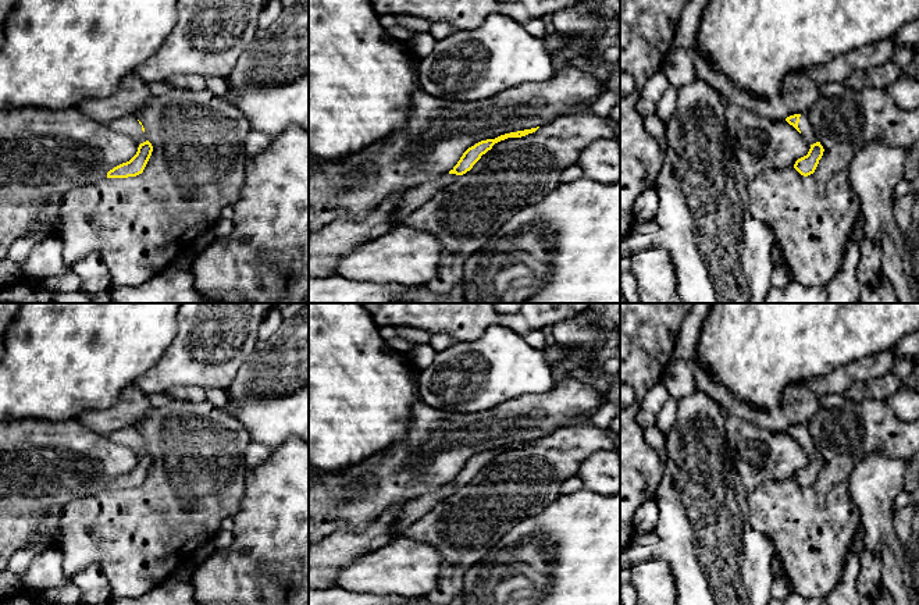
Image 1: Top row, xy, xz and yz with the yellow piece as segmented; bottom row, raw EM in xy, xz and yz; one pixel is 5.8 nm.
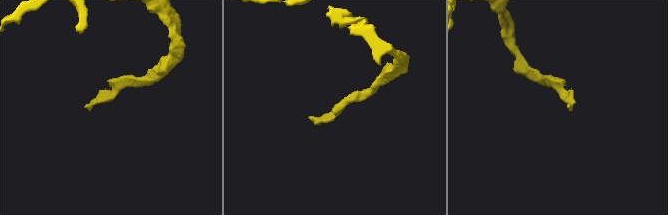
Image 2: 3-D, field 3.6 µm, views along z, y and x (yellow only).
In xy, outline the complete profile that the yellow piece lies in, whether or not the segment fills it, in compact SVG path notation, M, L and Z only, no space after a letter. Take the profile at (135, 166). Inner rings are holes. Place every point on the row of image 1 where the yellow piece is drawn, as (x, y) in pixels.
M129 114L110 122L108 128L114 132L131 136L139 147L129 161L110 170L107 178L128 178L142 174L153 152L153 146L146 138L142 122L135 114Z

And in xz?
M539 127L505 134L495 139L481 140L474 146L469 147L463 153L457 164L449 172L442 174L403 193L402 202L396 206L395 210L395 216L392 220L393 227L403 225L403 223L406 221L407 216L412 211L414 211L416 209L431 200L437 192L453 184L459 175L463 175L467 171L470 171L473 166L481 159L481 156L485 154L488 150L491 150L495 143L505 140L507 138L526 136L528 134L535 132L538 128Z

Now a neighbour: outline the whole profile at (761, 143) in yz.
M727 104L727 132L747 181L763 171L794 167L811 145L786 120L773 120L754 110Z

